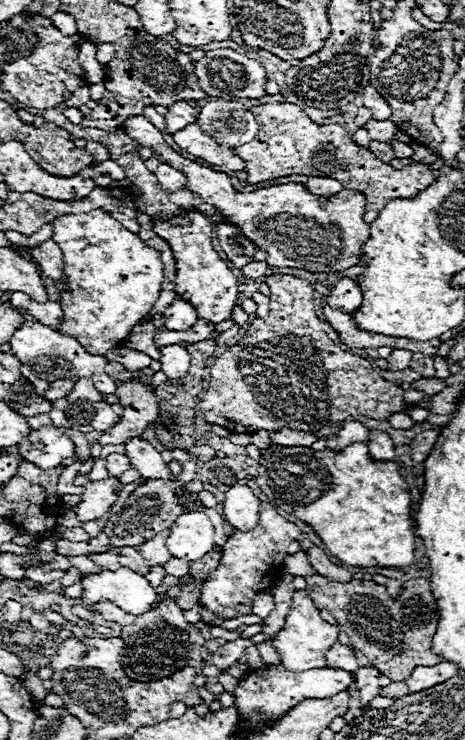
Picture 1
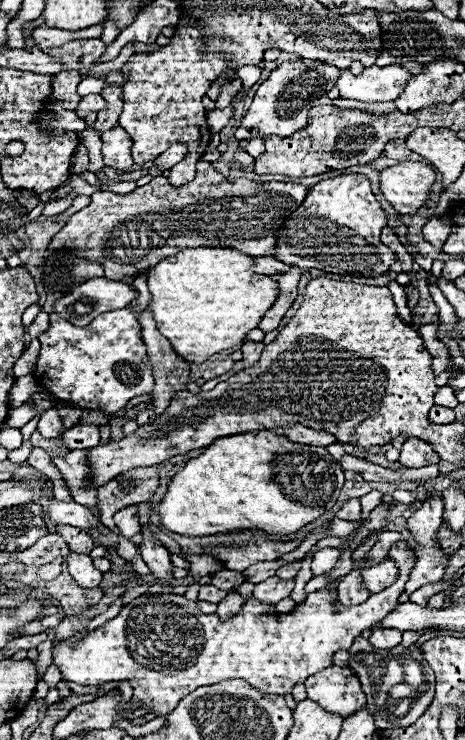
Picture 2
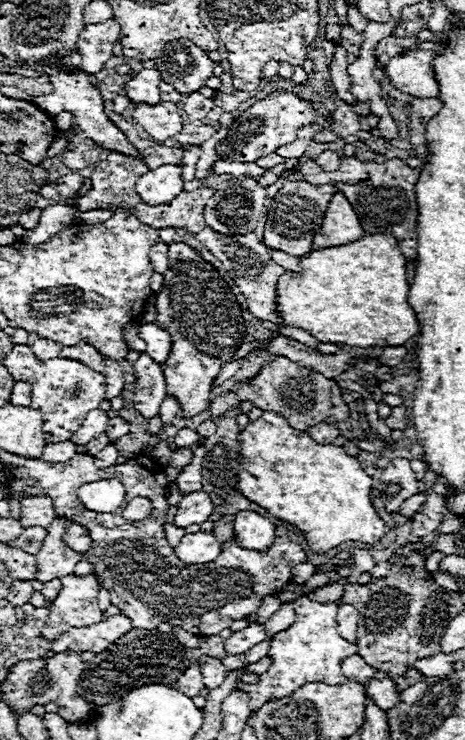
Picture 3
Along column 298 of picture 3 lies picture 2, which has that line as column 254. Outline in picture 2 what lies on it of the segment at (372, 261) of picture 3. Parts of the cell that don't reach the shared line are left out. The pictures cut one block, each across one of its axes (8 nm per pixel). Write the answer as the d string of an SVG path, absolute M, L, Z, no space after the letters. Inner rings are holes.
M186 248L176 256L164 258L160 264L150 268L148 272L148 288L152 292L150 310L154 312L154 320L158 330L172 342L176 354L180 354L186 362L206 362L212 354L228 350L232 346L242 344L246 334L256 328L262 316L270 310L272 302L278 298L278 284L270 276L262 276L252 272L254 258L234 250L234 248Z

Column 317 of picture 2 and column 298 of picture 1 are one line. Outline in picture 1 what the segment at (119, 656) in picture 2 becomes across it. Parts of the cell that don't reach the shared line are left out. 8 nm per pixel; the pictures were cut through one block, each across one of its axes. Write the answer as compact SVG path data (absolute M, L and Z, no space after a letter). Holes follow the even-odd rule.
M300 590L300 592L294 592L291 609L282 630L270 642L276 648L276 652L282 660L282 666L286 670L304 672L304 670L312 670L312 668L324 668L326 650L330 650L330 646L334 646L334 642L338 642L338 628L324 622L320 618L316 604L310 600L310 596L304 590Z

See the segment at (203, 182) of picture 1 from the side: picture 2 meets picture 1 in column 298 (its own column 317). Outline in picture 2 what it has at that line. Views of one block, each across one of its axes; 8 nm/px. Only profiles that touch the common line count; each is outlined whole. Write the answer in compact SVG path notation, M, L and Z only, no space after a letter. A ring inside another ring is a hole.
M346 174L314 184L300 204L284 222L274 258L298 268L318 268L330 274L360 274L378 278L390 272L396 254L380 242L380 230L388 226L386 212L372 194L370 180L362 174Z

